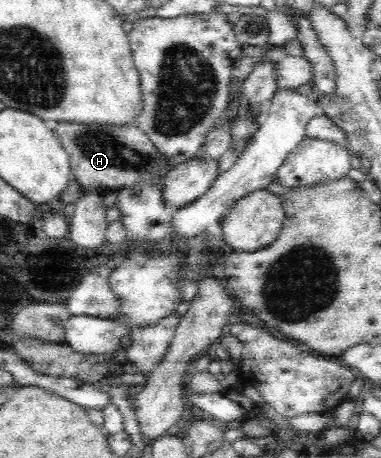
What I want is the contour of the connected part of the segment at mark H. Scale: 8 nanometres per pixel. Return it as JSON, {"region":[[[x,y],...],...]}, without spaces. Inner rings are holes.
{"region":[[[58,123],[53,133],[68,152],[71,174],[84,192],[96,192],[104,197],[112,191],[144,184],[156,184],[161,192],[168,172],[172,169],[170,157],[160,153],[136,124],[130,127],[111,127]]]}

